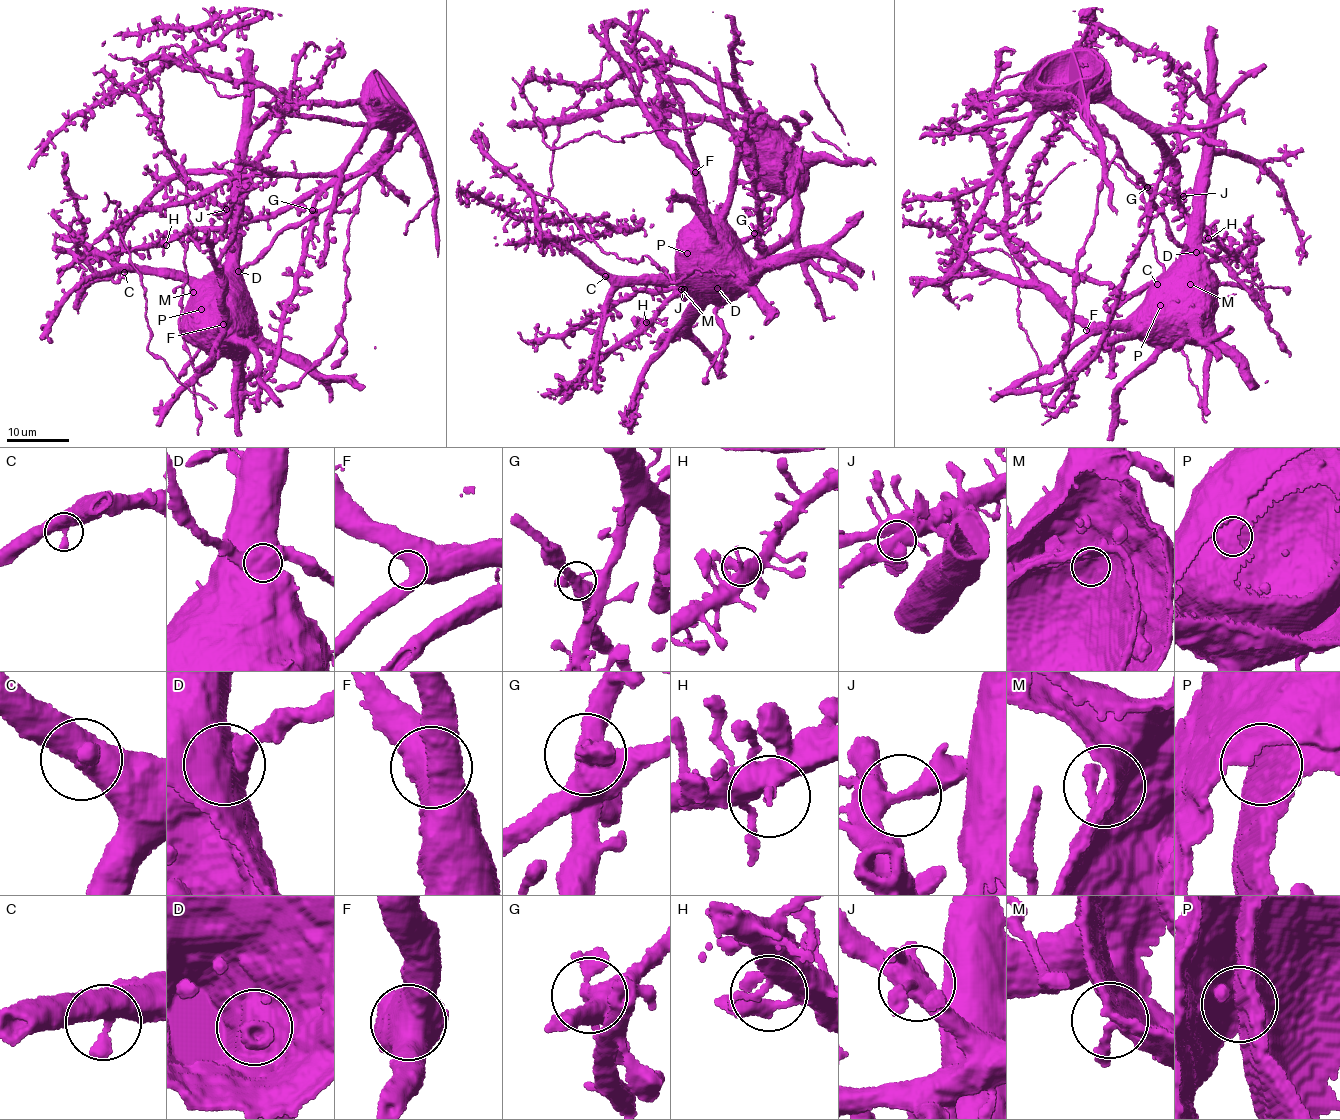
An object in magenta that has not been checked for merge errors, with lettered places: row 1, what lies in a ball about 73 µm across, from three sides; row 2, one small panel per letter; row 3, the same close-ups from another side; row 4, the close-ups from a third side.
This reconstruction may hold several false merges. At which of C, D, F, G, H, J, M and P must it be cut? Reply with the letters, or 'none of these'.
D, G

